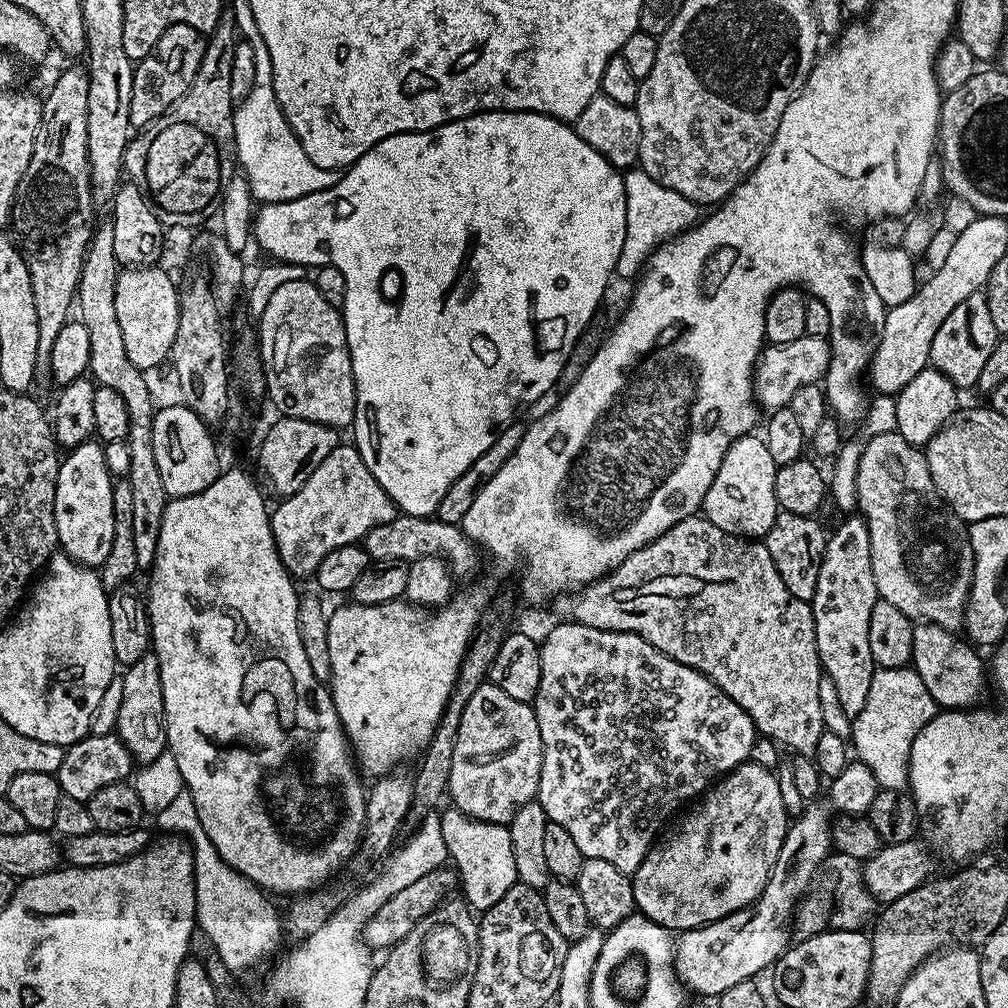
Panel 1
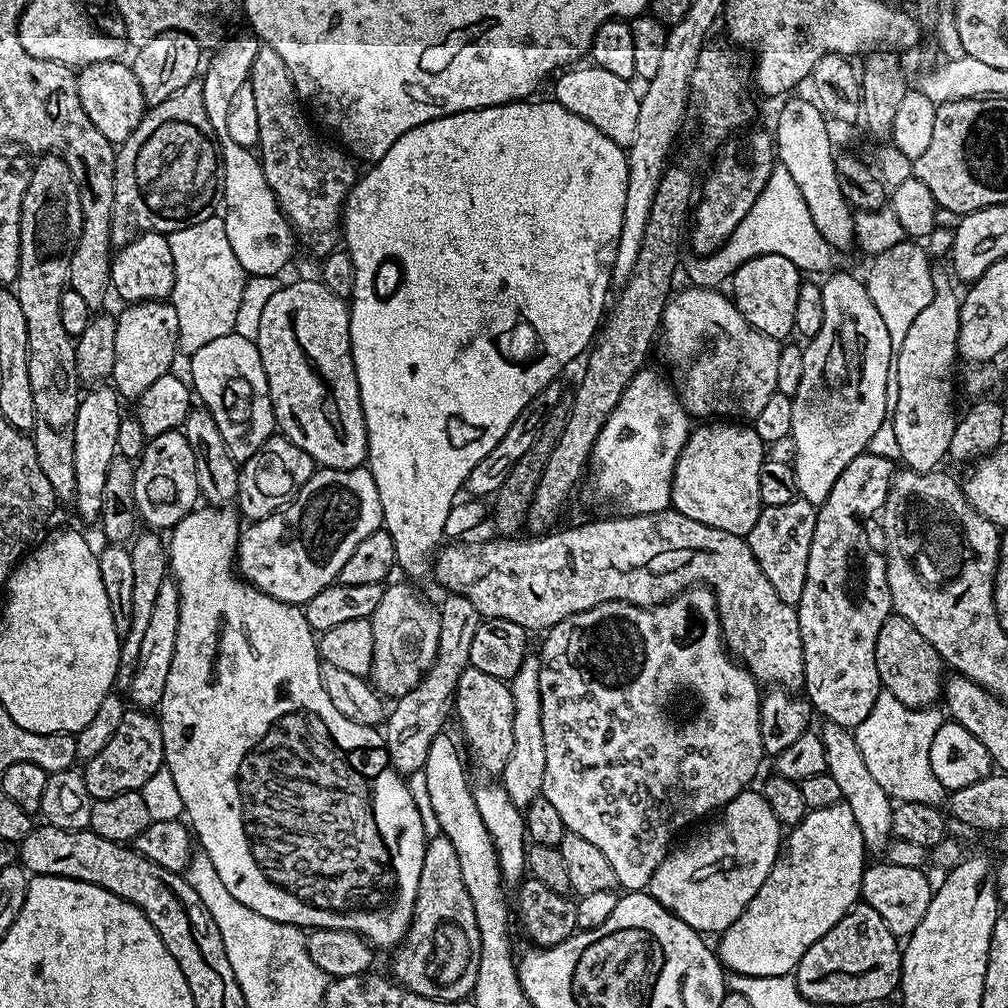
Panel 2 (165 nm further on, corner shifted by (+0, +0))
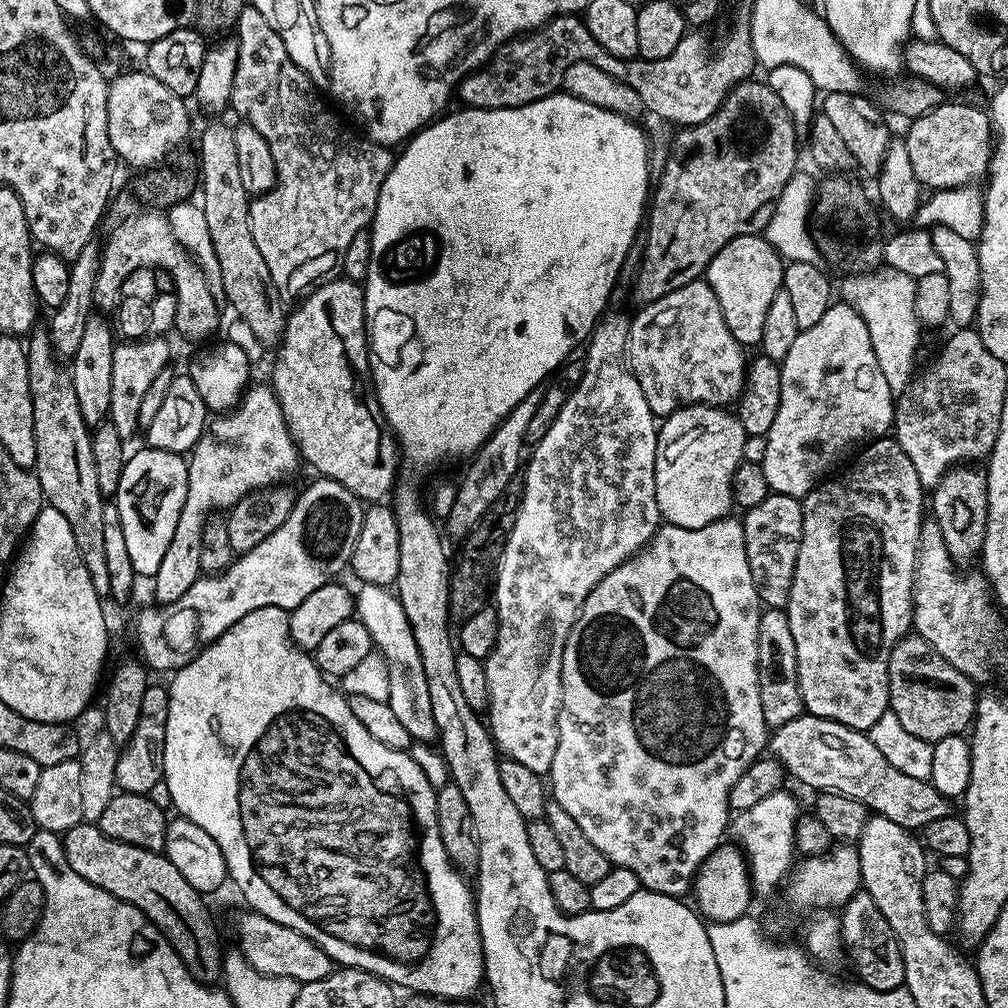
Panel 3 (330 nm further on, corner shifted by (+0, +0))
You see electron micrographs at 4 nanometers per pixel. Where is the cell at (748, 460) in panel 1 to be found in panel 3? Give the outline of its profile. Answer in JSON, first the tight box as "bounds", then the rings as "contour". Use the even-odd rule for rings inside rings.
{"bounds":[654,404,746,528],"contour":[[[688,404],[663,417],[656,433],[656,465],[654,486],[661,517],[667,523],[683,528],[701,528],[718,522],[733,511],[732,479],[744,460],[746,433],[739,415],[732,416],[727,407],[710,404]]]}

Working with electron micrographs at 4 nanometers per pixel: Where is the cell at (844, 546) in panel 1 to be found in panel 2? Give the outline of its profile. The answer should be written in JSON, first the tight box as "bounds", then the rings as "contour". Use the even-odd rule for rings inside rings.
{"bounds":[796,450,894,730],"contour":[[[868,450],[865,451],[864,455],[854,458],[854,462],[850,462],[846,466],[846,470],[842,470],[842,474],[838,474],[838,482],[834,482],[826,502],[819,505],[816,513],[816,525],[814,526],[814,542],[810,542],[810,562],[806,566],[806,586],[802,590],[802,598],[796,608],[798,622],[800,623],[800,633],[802,634],[802,654],[804,655],[803,695],[819,715],[821,712],[825,716],[823,719],[827,723],[837,724],[849,730],[854,730],[858,725],[862,724],[866,714],[870,714],[870,710],[874,710],[874,702],[882,690],[882,685],[878,678],[878,666],[874,658],[874,646],[878,642],[878,630],[882,630],[882,622],[886,622],[886,618],[893,615],[894,612],[892,599],[890,598],[890,586],[886,582],[884,553],[878,543],[877,533],[875,536],[868,529],[868,519],[871,516],[879,517],[884,511],[884,503],[888,497],[888,485],[891,484],[894,475],[894,467],[892,468],[891,462],[884,456],[887,455],[877,454],[875,451]]]}

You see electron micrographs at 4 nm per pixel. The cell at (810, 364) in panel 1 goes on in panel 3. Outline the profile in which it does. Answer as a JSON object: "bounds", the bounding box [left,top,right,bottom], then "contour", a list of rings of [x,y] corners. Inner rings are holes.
{"bounds":[628,278,746,418],"contour":[[[701,278],[658,298],[652,304],[643,305],[637,316],[631,317],[632,325],[628,331],[628,366],[634,378],[638,378],[638,386],[642,386],[642,394],[646,394],[646,402],[650,406],[653,416],[663,418],[674,410],[685,408],[688,404],[710,404],[713,406],[732,406],[737,403],[744,389],[744,374],[746,371],[745,345],[740,344],[730,334],[730,326],[726,326],[726,318],[722,318],[722,306],[718,306],[718,298],[714,298],[714,290],[710,290],[707,279]]]}

